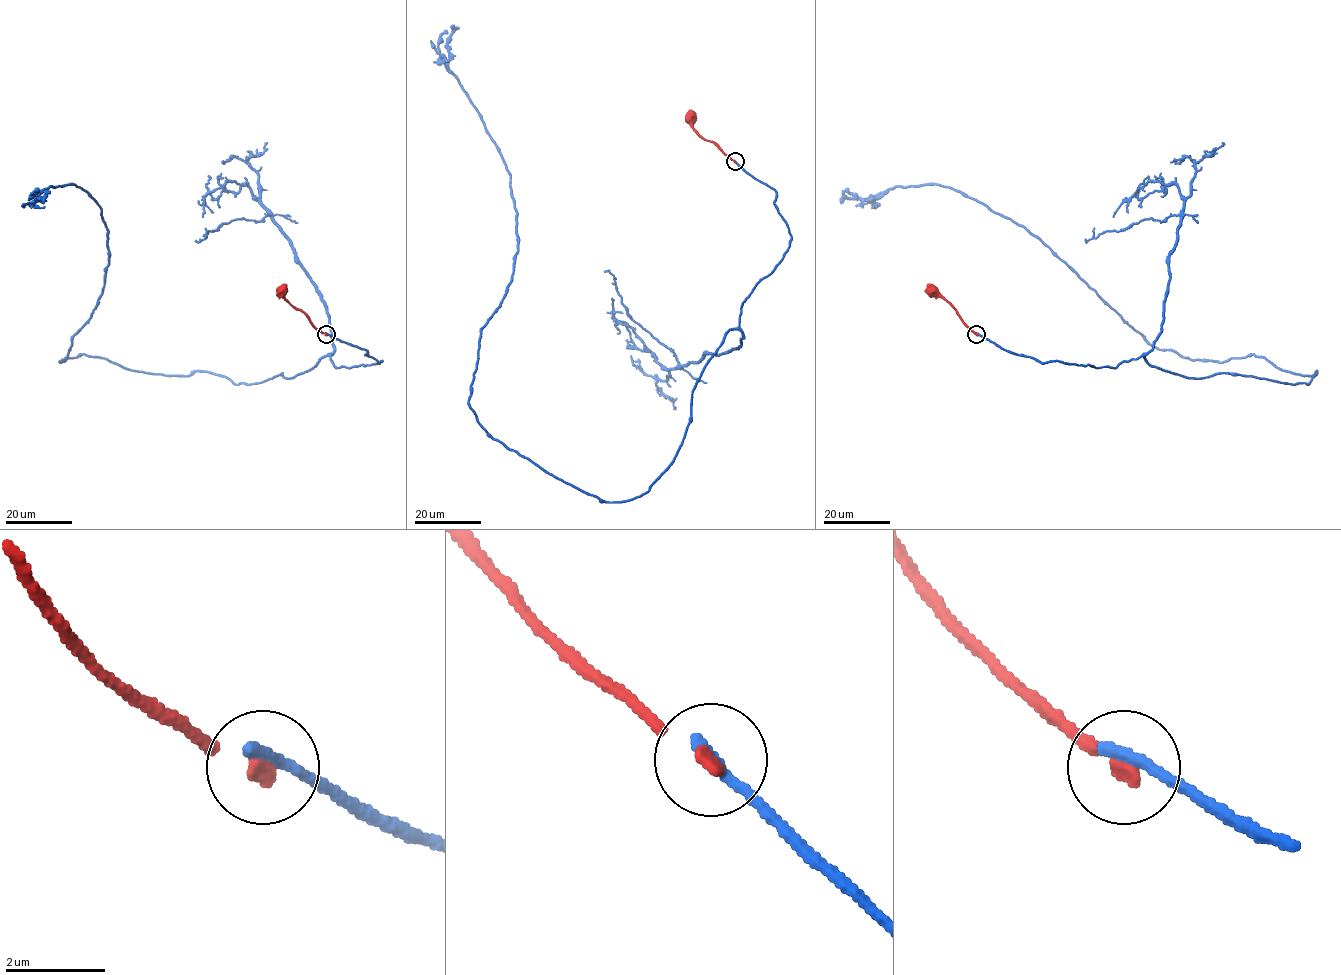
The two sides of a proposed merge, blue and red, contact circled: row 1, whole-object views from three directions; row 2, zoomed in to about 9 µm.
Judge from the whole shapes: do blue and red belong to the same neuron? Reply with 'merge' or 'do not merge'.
do not merge

